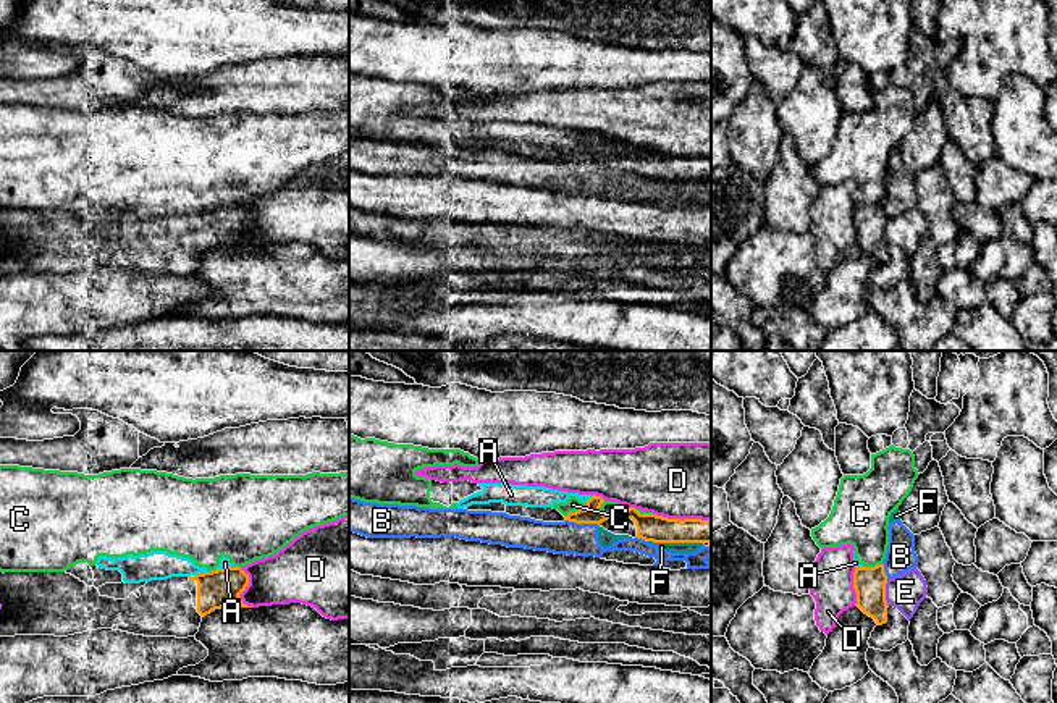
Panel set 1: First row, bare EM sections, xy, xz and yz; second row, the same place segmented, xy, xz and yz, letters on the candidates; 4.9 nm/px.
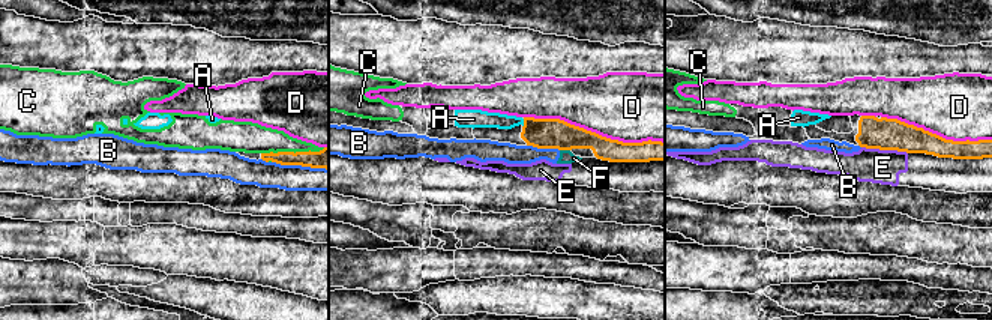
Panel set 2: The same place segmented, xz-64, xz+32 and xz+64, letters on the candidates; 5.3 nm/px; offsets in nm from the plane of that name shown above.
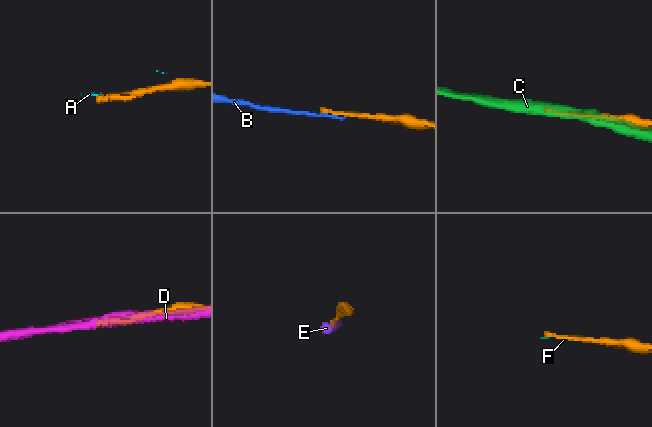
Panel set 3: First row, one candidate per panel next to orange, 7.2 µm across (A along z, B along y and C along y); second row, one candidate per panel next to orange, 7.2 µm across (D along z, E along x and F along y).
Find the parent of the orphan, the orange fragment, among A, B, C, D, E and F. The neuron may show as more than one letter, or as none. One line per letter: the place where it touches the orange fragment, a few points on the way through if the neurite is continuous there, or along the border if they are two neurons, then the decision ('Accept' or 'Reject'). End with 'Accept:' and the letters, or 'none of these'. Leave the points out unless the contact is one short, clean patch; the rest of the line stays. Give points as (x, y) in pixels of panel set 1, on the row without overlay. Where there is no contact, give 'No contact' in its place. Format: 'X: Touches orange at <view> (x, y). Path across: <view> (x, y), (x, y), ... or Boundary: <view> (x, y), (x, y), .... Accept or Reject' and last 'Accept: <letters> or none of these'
A: Touches orange at xy (201, 212). Boundary: xy (207, 209), (194, 214). Reject
B: Touches orange at xz (582, 160). Reject
C: Touches orange at xz (576, 149). Reject
D: Touches orange at xz (684, 157). Reject
E: Touches orange at yz (884, 231). Boundary: yz (886, 218), (888, 244). Reject
F: Touches orange at xz (676, 180). Reject
Accept: none of these

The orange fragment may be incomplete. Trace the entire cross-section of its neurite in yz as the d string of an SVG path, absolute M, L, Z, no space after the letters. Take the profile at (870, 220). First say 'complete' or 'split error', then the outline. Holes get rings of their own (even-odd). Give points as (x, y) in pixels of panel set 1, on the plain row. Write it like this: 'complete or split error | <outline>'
complete | M884 202L855 205L853 226L857 229L857 244L873 255L878 263L887 260L886 221Z

